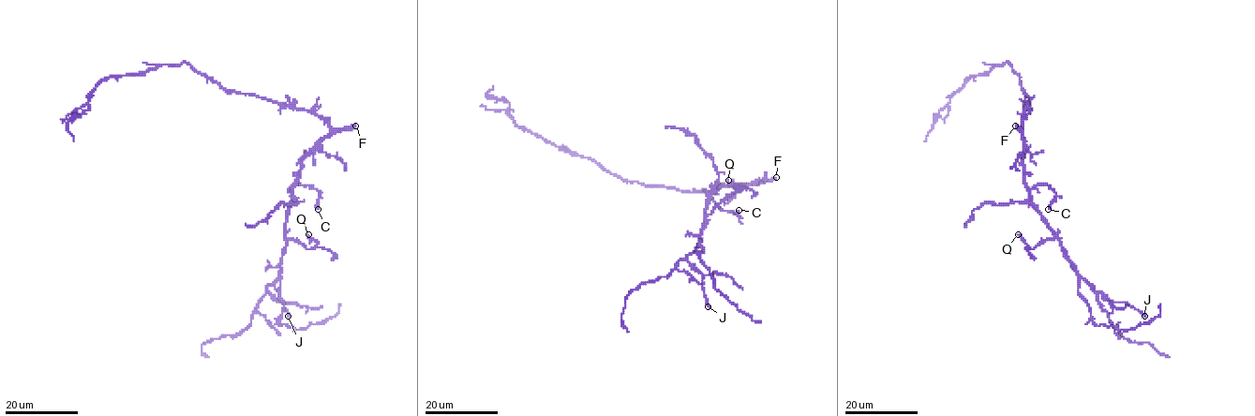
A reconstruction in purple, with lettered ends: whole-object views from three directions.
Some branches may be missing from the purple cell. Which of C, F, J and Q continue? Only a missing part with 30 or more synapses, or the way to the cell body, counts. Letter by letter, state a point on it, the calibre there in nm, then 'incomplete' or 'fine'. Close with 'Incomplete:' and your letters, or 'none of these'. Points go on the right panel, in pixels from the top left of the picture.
C: at (1048, 209); 550 nm thick; fine
F: at (1015, 126); 600 nm thick; incomplete
J: at (1144, 316); 400 nm thick; fine
Q: at (1018, 234); 120 nm thick; fine
Incomplete: F

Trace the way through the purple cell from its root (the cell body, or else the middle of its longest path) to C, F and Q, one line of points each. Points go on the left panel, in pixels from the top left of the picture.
C: (325, 121), (331, 132), (302, 159), (300, 178), (291, 186), (302, 185), (315, 188), (319, 193), (318, 209)
F: (325, 121), (333, 129), (355, 126)
Q: (325, 121), (331, 132), (301, 161), (286, 223), (285, 238), (312, 248), (317, 243), (308, 234)

